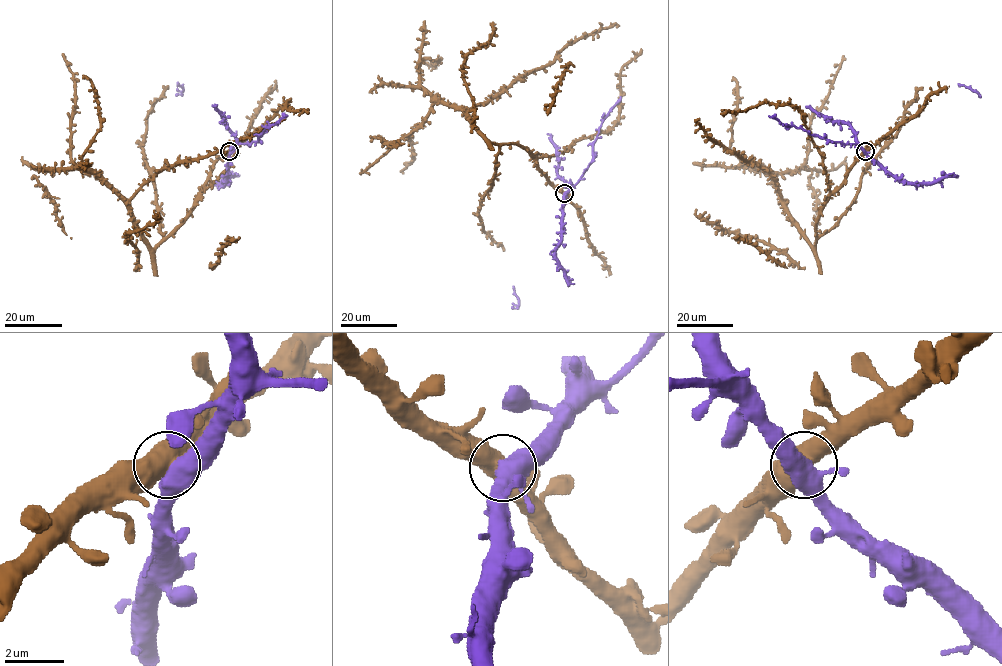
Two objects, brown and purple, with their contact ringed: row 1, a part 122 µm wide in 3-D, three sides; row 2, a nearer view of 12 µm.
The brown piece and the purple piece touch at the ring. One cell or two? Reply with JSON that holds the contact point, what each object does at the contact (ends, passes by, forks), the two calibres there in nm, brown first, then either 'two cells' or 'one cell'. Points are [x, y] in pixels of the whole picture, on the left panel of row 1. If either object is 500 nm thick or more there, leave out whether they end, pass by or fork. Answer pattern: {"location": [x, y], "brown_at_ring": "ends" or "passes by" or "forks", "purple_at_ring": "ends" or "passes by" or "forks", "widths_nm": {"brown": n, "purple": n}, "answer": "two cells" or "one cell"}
{"location": [229, 151], "widths_nm": {"brown": 600, "purple": 440}, "answer": "two cells"}

